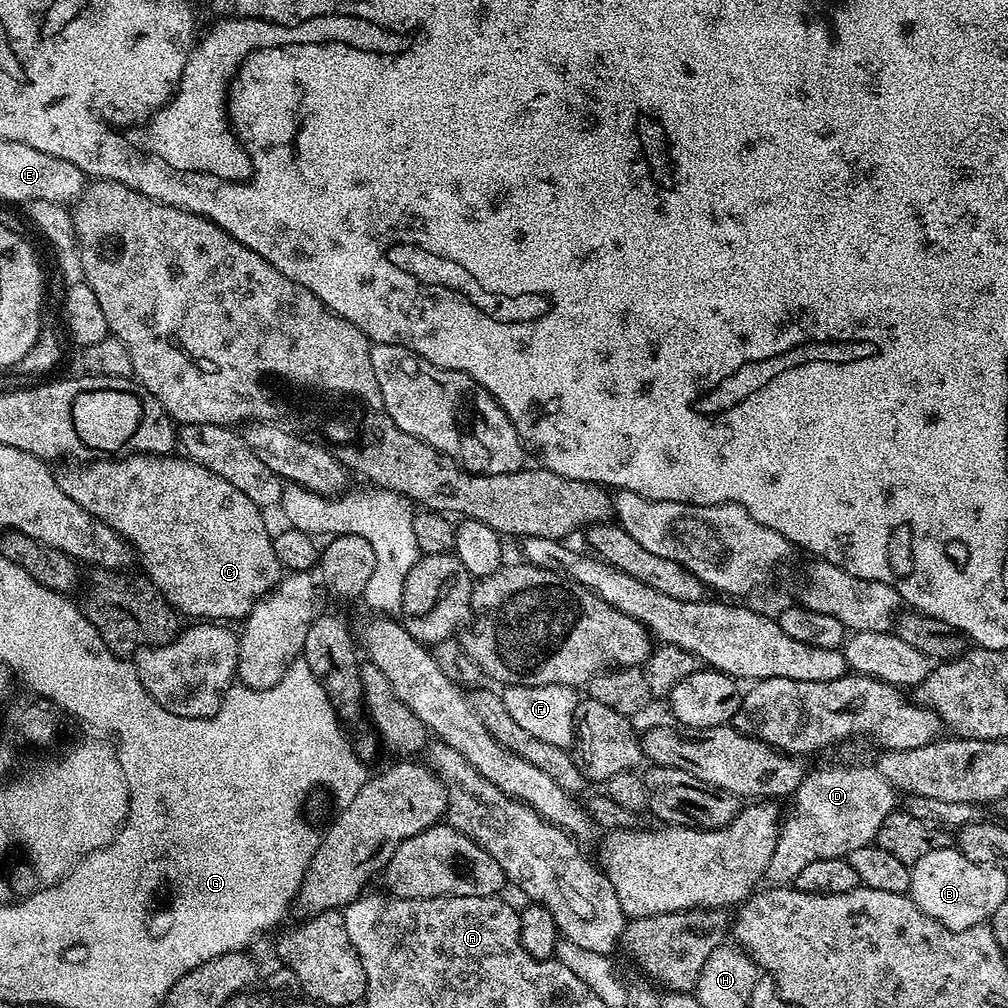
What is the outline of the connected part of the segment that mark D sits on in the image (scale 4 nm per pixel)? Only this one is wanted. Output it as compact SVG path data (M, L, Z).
M824 764L813 772L812 769L805 771L804 780L792 793L790 803L792 813L783 817L766 873L767 879L772 879L771 883L776 886L791 885L792 880L798 878L798 873L808 863L818 862L818 858L847 857L849 852L873 843L884 819L897 811L898 793L880 773L879 767L872 765L871 768L868 764Z

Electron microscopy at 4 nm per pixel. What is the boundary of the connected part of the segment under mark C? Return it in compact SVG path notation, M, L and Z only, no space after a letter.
M131 454L125 460L114 460L118 458L96 458L93 464L80 464L77 468L68 468L64 473L59 473L60 488L70 498L74 498L74 502L78 502L78 506L82 506L82 510L86 510L92 515L93 520L110 526L121 536L123 540L128 541L129 545L134 549L138 560L145 564L142 568L143 575L151 580L152 585L159 590L169 604L176 609L181 617L199 618L204 622L232 622L228 620L243 621L248 613L259 600L263 600L282 579L282 569L278 558L274 554L274 546L272 545L273 533L268 532L268 524L264 521L265 514L262 508L256 505L246 496L242 494L237 487L232 486L230 482L226 482L225 478L219 477L218 474L211 473L206 466L202 466L195 461L185 458L180 454L169 454L167 456L158 456L155 454Z

